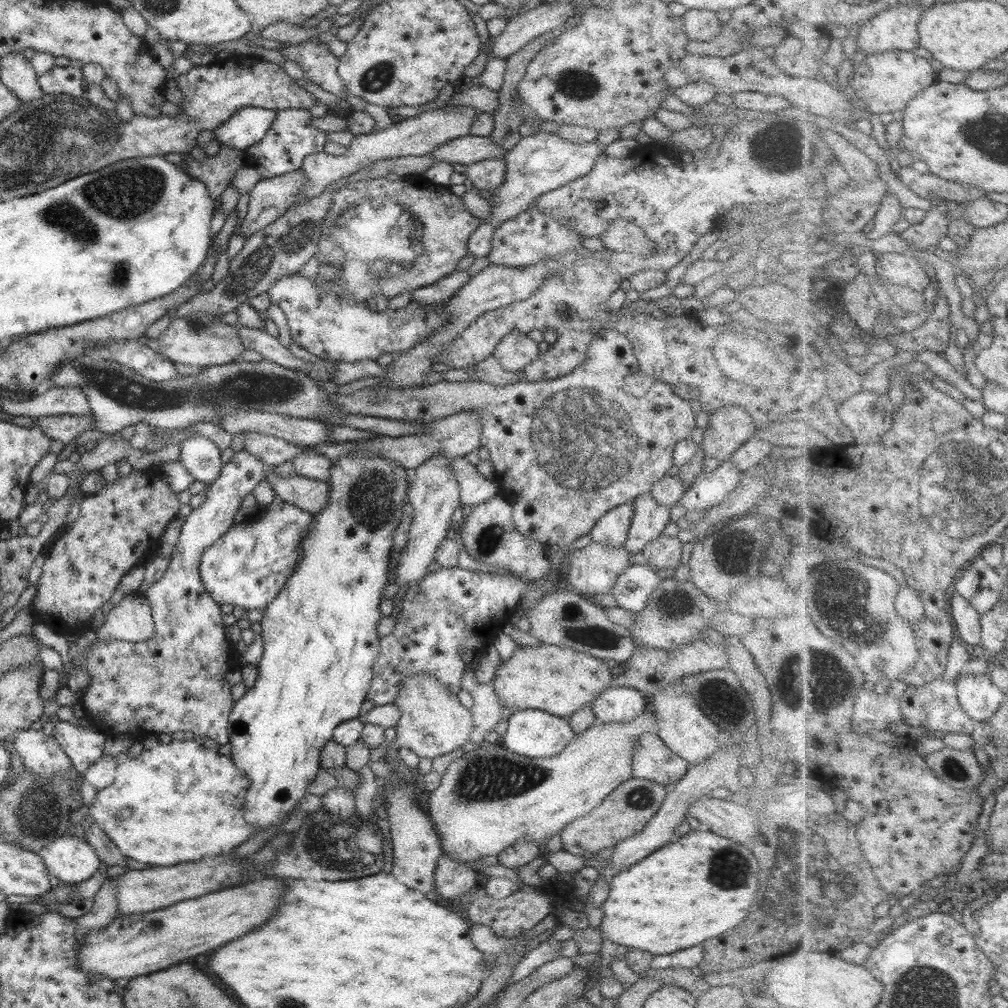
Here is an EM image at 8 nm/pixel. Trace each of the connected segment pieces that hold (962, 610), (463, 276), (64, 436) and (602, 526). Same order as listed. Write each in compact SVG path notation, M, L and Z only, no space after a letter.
M954 591L952 604L960 639L969 647L983 646L983 614L957 591Z
M456 269L453 273L441 278L438 282L414 290L411 300L421 304L423 307L448 303L471 277L469 270L459 271Z
M51 415L37 419L38 425L42 429L42 434L46 434L53 440L60 440L64 445L68 445L80 437L86 430L92 430L94 418L88 416Z
M631 503L609 510L592 528L590 532L592 542L608 547L623 546L634 518L633 514Z

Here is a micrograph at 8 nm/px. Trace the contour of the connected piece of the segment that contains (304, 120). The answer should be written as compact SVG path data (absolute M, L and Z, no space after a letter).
M308 109L278 110L271 130L264 135L264 138L260 139L260 142L244 150L246 154L244 167L253 168L260 174L262 180L300 170L303 160L308 154L324 151L328 143L326 132L318 131L309 124L310 117L312 115Z

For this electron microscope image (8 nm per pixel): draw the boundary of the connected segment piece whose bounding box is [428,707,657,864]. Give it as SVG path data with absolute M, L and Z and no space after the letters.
M649 707L632 722L605 722L604 725L600 726L592 725L582 734L575 735L560 754L550 758L532 758L517 755L504 747L501 741L492 744L482 740L476 745L469 746L461 757L452 760L445 773L441 776L441 783L438 785L438 788L433 790L430 796L428 796L428 814L430 814L431 820L435 823L435 830L441 839L441 850L451 860L472 864L476 859L482 859L484 856L498 856L504 849L511 847L518 841L526 842L531 840L531 842L535 842L538 845L542 844L542 842L547 843L555 834L561 833L567 824L574 822L577 818L582 818L585 814L591 814L617 786L633 777L633 746L635 738L650 731L655 732L656 724L656 713Z

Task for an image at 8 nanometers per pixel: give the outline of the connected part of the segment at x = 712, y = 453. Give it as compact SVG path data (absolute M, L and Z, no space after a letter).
M740 406L720 408L720 410L716 410L709 417L710 421L707 429L698 434L705 457L718 459L721 463L729 461L742 444L745 444L756 435L752 416Z

